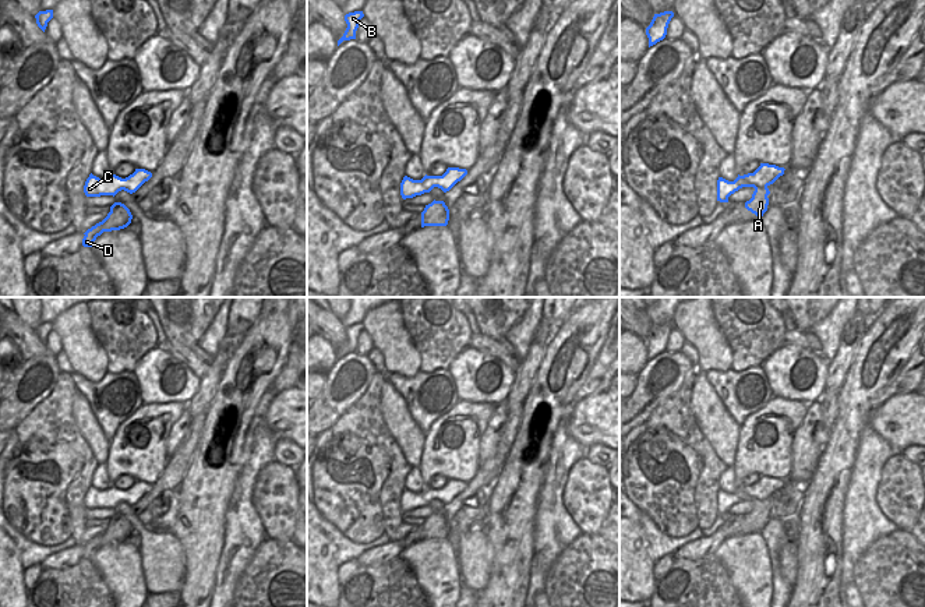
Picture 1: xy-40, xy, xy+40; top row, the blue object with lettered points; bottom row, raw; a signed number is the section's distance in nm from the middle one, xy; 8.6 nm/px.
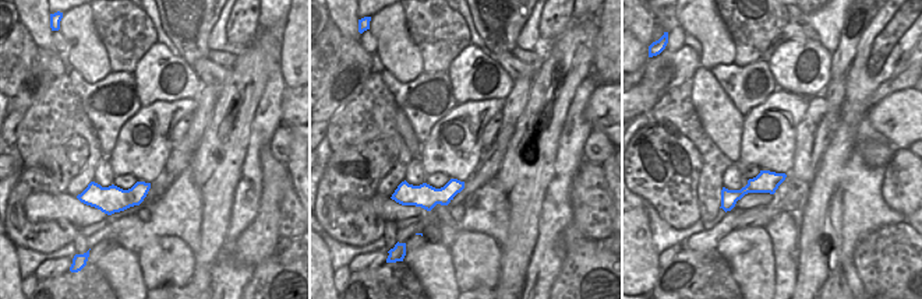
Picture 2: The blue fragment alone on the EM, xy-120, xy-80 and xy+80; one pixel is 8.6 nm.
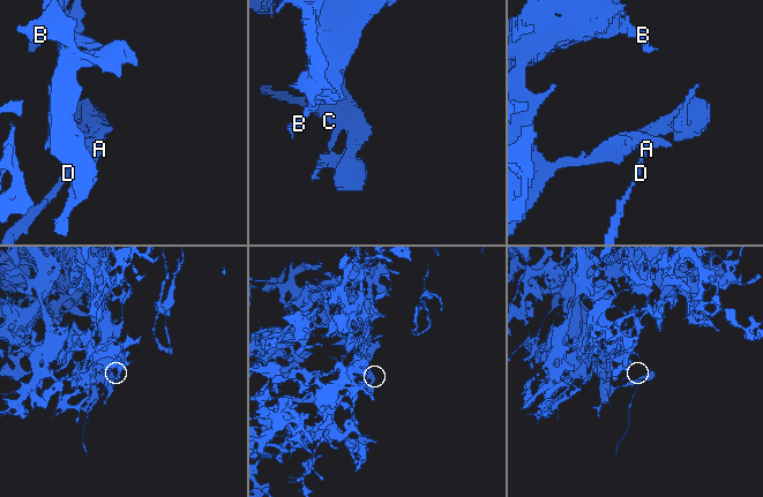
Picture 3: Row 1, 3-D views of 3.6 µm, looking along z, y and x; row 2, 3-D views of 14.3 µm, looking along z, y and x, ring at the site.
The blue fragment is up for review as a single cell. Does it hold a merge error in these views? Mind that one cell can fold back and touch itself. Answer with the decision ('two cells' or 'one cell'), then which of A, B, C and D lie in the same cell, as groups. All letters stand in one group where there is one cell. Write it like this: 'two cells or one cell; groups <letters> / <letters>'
two cells; groups A D / B C

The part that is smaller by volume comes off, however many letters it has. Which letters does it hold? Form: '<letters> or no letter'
A, D

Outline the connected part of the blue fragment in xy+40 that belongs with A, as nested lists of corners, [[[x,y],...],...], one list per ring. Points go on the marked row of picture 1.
[[[755,187],[752,198],[745,202],[745,208],[755,213],[758,218],[762,218],[763,213],[767,211],[769,194],[770,191],[767,187],[763,188]]]

